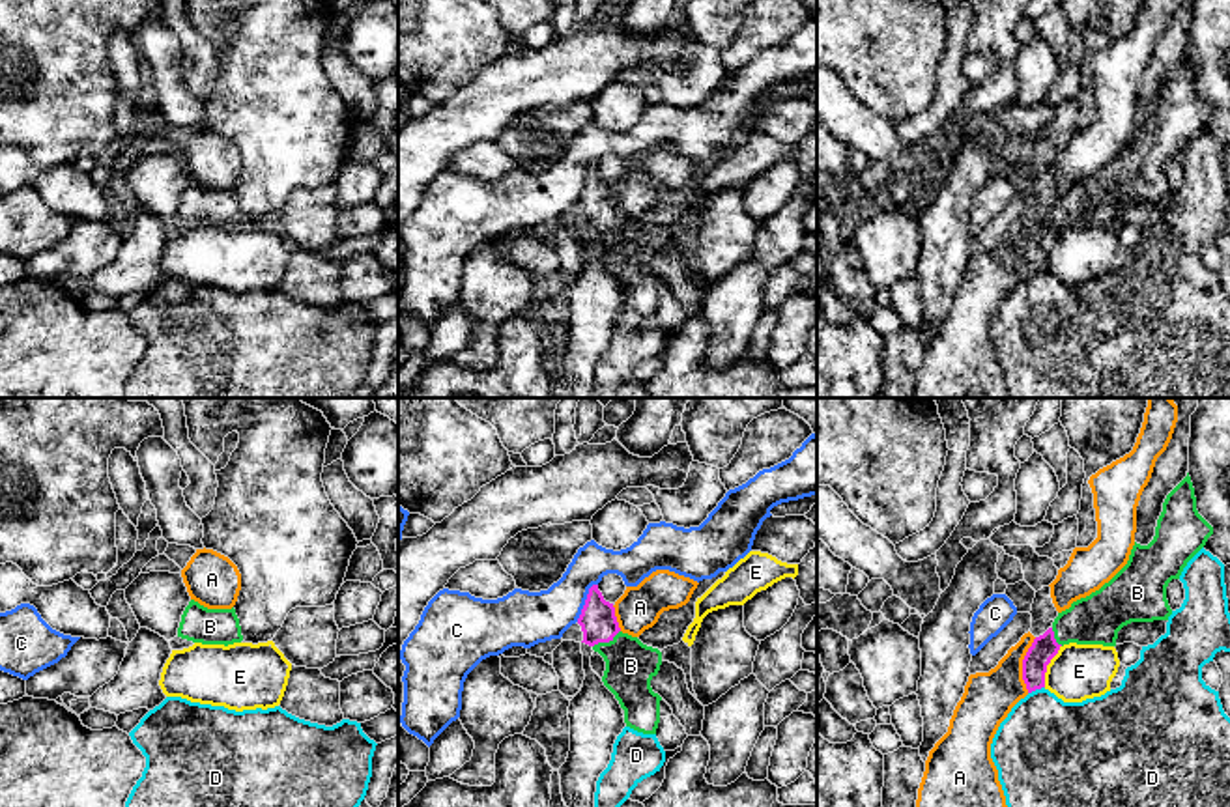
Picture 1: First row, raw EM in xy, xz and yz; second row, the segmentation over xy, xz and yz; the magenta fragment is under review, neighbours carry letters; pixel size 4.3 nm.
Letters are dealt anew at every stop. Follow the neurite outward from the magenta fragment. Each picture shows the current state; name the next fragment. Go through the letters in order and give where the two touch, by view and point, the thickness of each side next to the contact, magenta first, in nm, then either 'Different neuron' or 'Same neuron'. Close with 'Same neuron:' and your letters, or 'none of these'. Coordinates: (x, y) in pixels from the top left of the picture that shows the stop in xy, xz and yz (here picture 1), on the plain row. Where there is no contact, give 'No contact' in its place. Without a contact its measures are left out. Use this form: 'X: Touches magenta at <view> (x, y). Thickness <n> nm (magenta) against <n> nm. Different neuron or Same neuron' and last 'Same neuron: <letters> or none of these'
A: Touches magenta at yz (1023, 247). Thickness 110 nm (magenta) against 220 nm. Different neuron
B: Touches magenta at xz (606, 223). Thickness 160 nm (magenta) against 220 nm. Same neuron
C: Touches magenta at xz (586, 184). Thickness 160 nm (magenta) against 220 nm. Different neuron
D: Touches magenta at yz (1036, 269). Thickness 110 nm (magenta) against 400 nm. Different neuron
E: Touches magenta at yz (1047, 245). Thickness 110 nm (magenta) against 240 nm. Different neuron
Same neuron: B

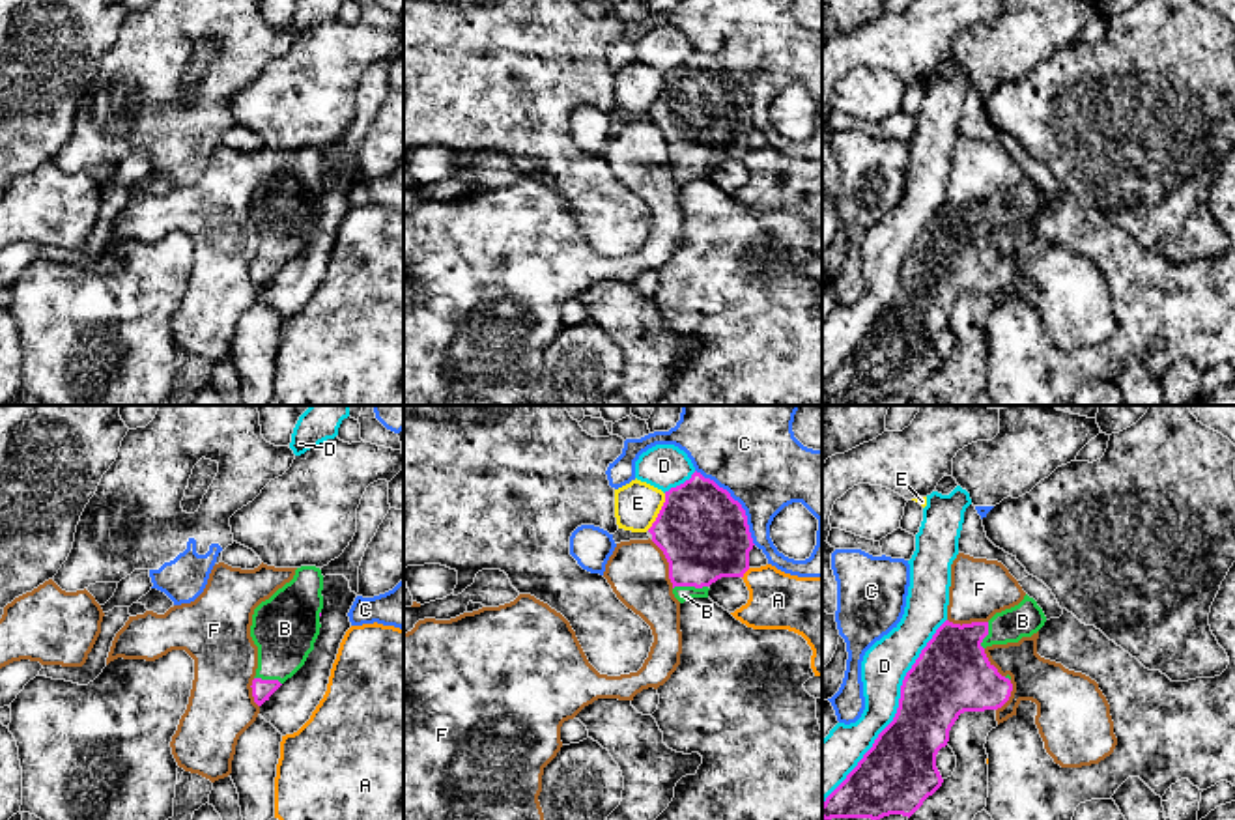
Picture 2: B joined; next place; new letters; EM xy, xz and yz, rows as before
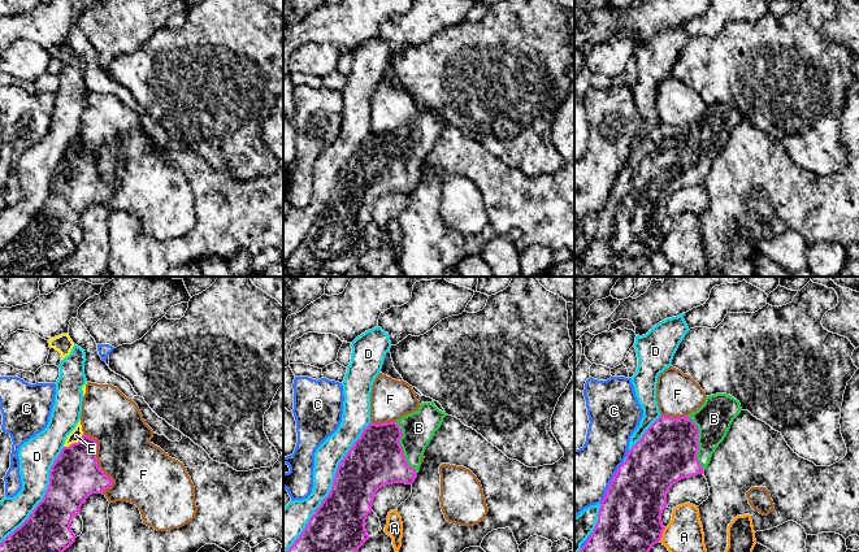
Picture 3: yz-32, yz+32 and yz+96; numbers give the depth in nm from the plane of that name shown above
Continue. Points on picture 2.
A: Touches magenta at xz (744, 154). Thickness 380 nm (magenta) against 240 nm. Different neuron
B: Touches magenta at xz (690, 167). Thickness 380 nm (magenta) against 70 nm. Same neuron
C: Touches magenta at xz (738, 84). Thickness 380 nm (magenta) against 380 nm. Different neuron
D: Touches magenta at yz (897, 294). Thickness 320 nm (magenta) against 200 nm. Different neuron
E: Touches magenta at xz (660, 94). Thickness 380 nm (magenta) against 190 nm. Different neuron
F: Touches magenta at xz (669, 146). Thickness 380 nm (magenta) against 260 nm. Different neuron
Same neuron: B

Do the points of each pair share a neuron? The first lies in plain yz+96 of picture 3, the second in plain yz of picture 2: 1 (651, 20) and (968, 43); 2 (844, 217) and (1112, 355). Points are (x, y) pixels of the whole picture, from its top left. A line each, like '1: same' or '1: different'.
1: different
2: same

